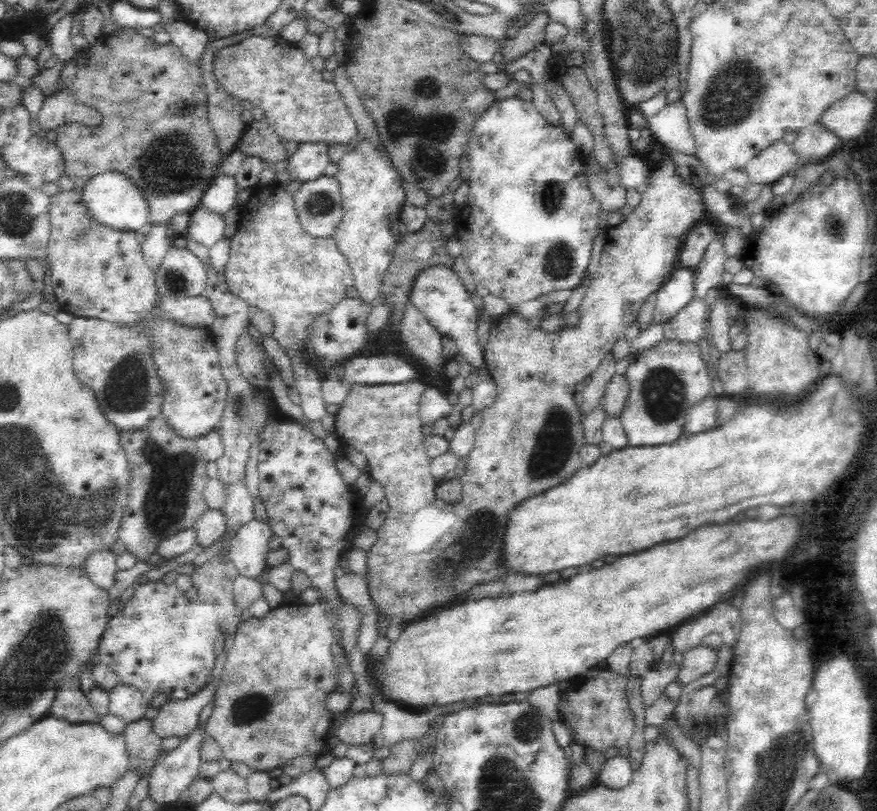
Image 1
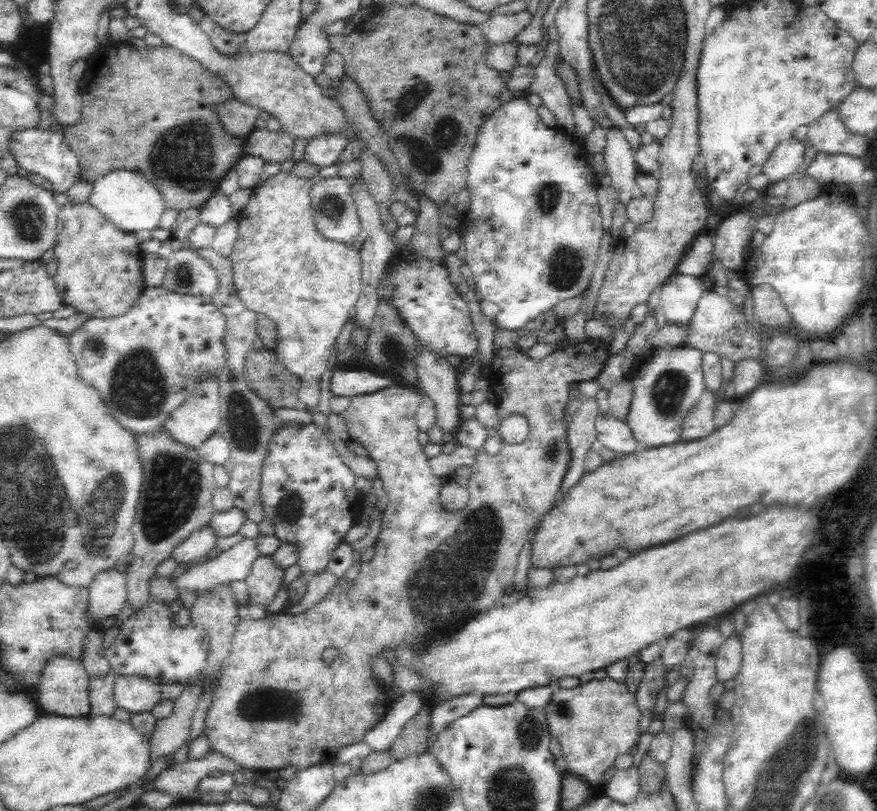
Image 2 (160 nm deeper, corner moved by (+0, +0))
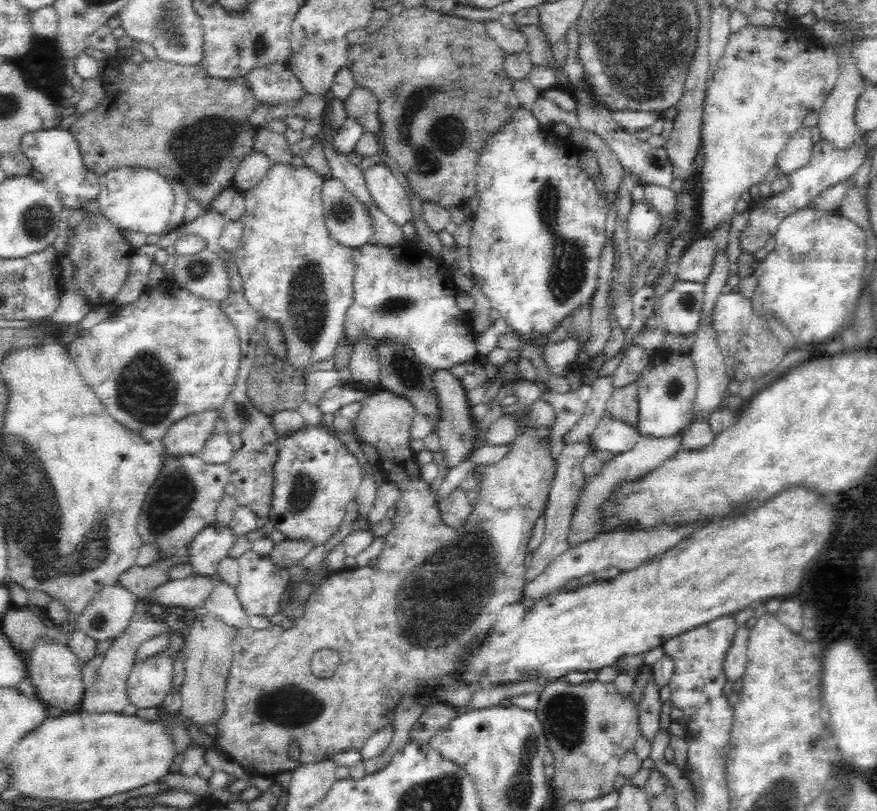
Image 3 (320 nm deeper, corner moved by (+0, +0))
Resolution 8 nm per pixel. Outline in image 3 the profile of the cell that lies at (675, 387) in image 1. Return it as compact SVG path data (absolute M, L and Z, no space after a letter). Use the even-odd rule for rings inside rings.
M656 351L634 383L637 386L638 401L635 427L639 436L667 439L680 435L684 426L693 418L697 395L697 370L690 352Z

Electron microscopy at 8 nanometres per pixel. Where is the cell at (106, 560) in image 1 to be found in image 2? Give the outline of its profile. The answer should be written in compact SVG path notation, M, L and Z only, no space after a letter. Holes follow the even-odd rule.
M116 566L105 568L89 585L90 611L96 619L102 620L119 613L127 602L125 574Z

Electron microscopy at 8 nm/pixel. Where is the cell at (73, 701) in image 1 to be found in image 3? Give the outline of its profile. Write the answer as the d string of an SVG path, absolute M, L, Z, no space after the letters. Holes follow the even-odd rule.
M50 639L39 642L36 652L27 665L27 676L35 689L36 697L44 704L45 708L54 708L64 713L76 713L83 710L84 676L82 675L83 663L68 646L55 644L52 647Z

